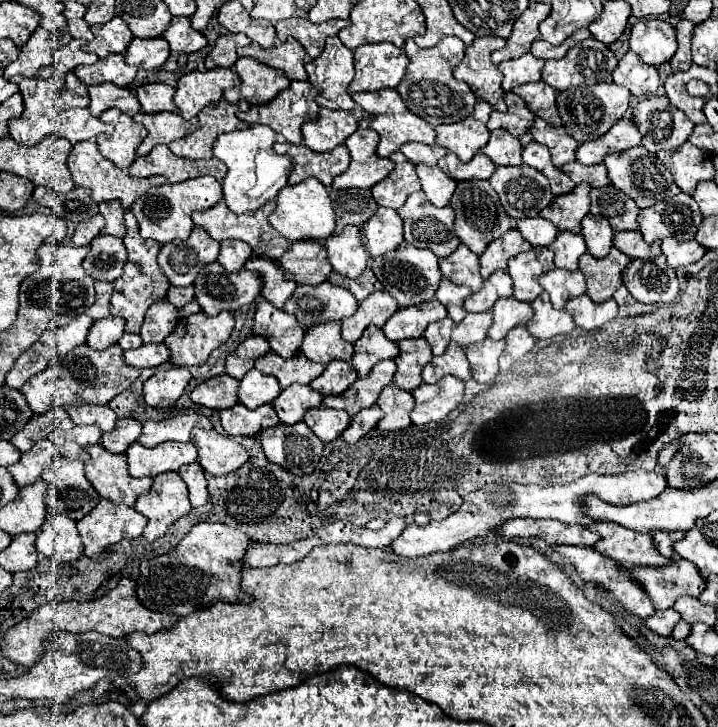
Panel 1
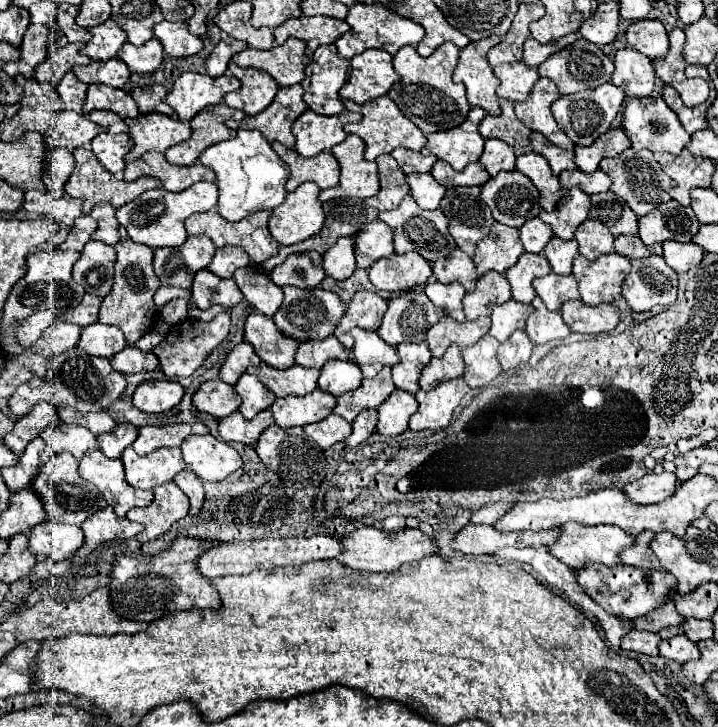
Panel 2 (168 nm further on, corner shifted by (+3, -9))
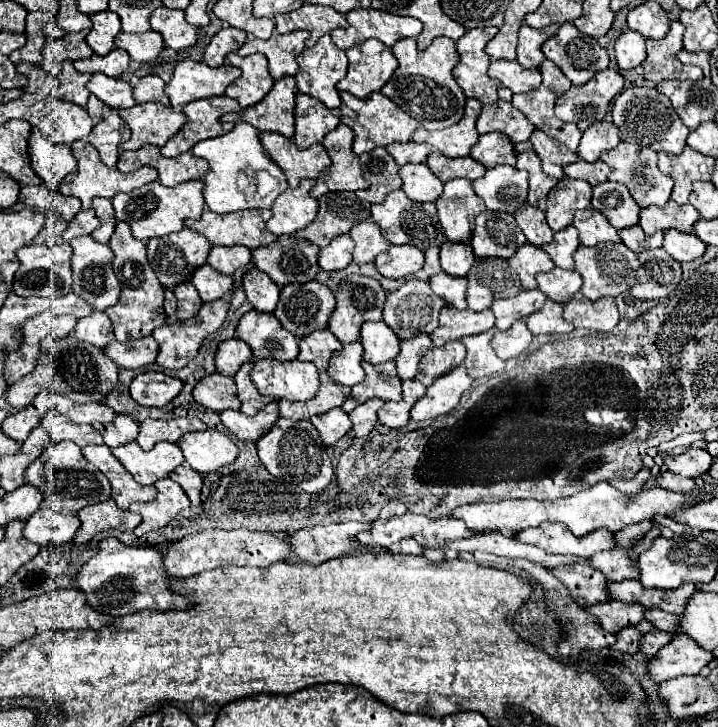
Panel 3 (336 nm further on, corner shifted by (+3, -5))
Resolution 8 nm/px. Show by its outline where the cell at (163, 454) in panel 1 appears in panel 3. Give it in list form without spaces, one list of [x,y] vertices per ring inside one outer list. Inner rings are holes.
[[[129,442],[125,446],[111,448],[111,452],[139,484],[155,484],[185,462],[181,448],[173,442],[159,442],[149,452],[141,450],[137,442]]]

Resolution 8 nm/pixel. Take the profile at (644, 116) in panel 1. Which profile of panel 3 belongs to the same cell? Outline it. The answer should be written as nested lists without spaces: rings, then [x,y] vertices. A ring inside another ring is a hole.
[[[637,86],[623,90],[615,102],[613,102],[613,124],[619,128],[619,136],[623,142],[633,142],[639,146],[647,146],[655,152],[663,150],[669,154],[679,154],[685,148],[685,140],[689,134],[689,128],[681,122],[681,118],[675,114],[671,102],[667,96],[657,92],[649,86]]]

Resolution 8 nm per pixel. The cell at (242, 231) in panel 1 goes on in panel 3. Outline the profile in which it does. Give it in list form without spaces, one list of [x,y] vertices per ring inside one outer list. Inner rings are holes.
[[[205,210],[199,220],[185,220],[185,226],[203,234],[213,246],[243,244],[249,250],[255,250],[277,240],[277,236],[265,228],[261,214],[271,214],[271,210],[241,210],[233,214]]]

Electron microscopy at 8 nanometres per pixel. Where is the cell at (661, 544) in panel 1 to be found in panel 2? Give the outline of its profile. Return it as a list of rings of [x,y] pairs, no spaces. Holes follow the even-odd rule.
[[[643,530],[637,538],[635,544],[629,546],[627,550],[623,550],[619,554],[621,564],[629,564],[629,566],[639,566],[639,568],[651,568],[651,570],[661,570],[659,568],[659,560],[655,560],[655,556],[651,556],[651,550],[647,548],[647,544],[653,540],[653,532],[651,530]]]

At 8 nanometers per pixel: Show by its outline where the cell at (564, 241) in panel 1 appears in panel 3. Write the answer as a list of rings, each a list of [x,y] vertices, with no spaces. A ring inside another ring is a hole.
[[[569,226],[561,232],[555,232],[553,242],[545,244],[543,250],[549,254],[555,266],[569,270],[573,268],[573,252],[577,250],[577,246],[579,246],[579,232],[573,226]]]

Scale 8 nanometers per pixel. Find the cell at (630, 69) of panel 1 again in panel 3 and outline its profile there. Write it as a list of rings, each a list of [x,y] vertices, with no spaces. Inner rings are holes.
[[[625,30],[615,42],[615,56],[619,70],[633,70],[643,66],[643,60],[647,58],[645,38],[633,30]]]

